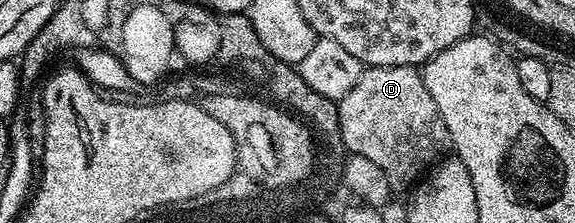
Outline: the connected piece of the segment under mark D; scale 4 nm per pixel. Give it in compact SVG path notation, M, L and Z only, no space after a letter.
M411 65L362 68L359 83L341 98L337 110L344 148L377 164L379 171L387 175L390 190L412 186L450 152L447 123L443 123L431 91L427 91L420 68Z

